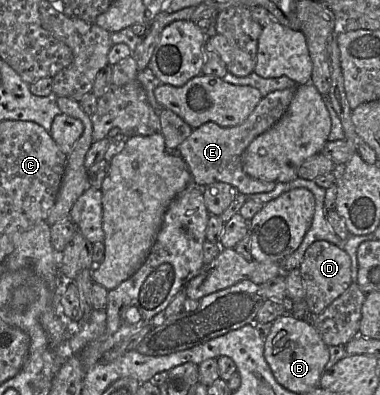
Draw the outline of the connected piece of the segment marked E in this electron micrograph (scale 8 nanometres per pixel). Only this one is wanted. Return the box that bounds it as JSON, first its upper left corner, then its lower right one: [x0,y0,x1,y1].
[177,85,298,194]

